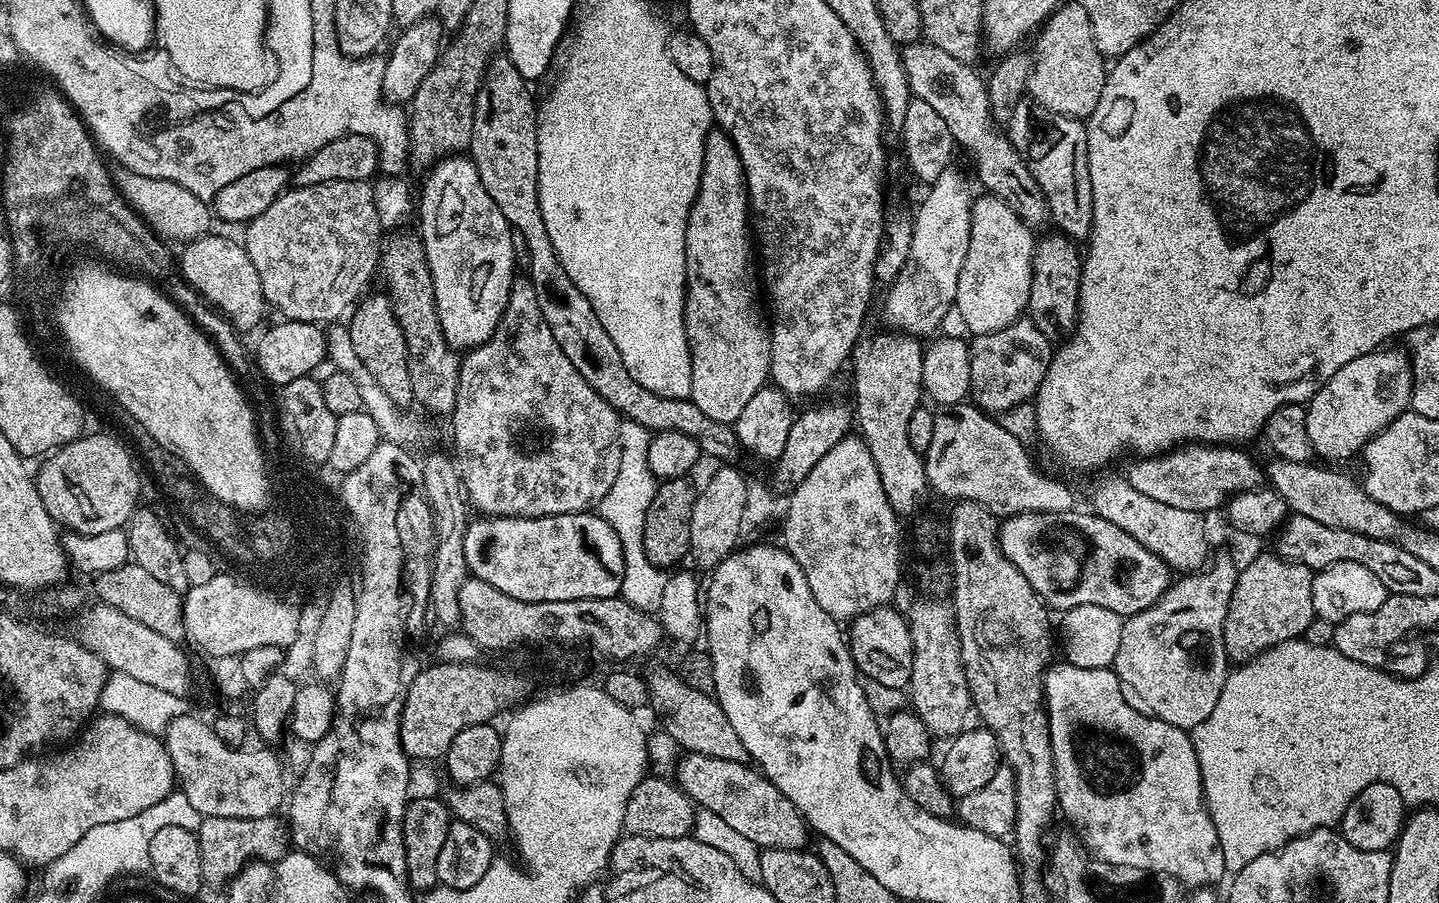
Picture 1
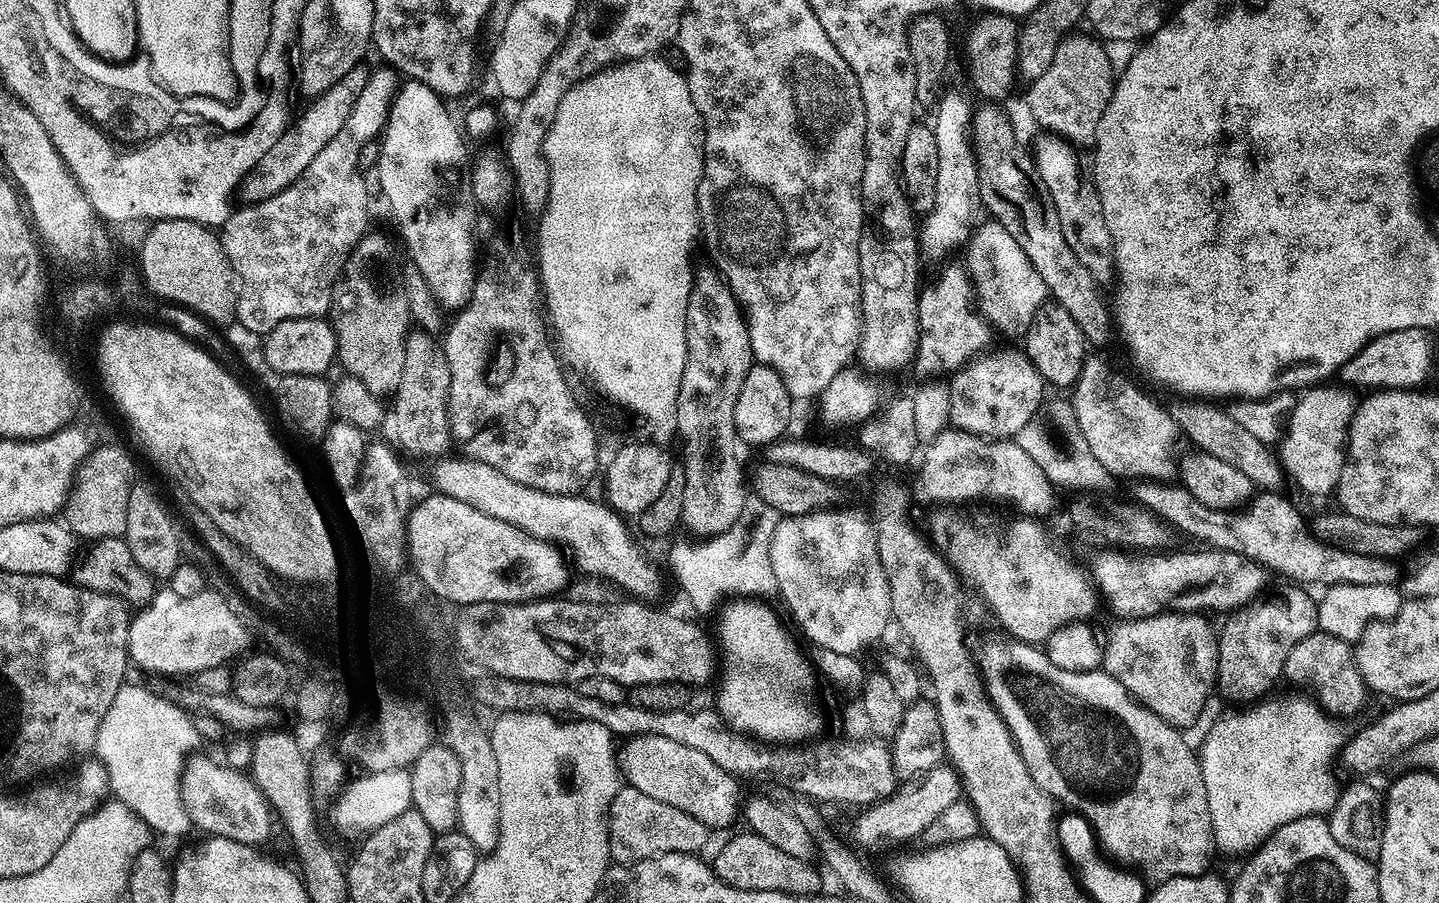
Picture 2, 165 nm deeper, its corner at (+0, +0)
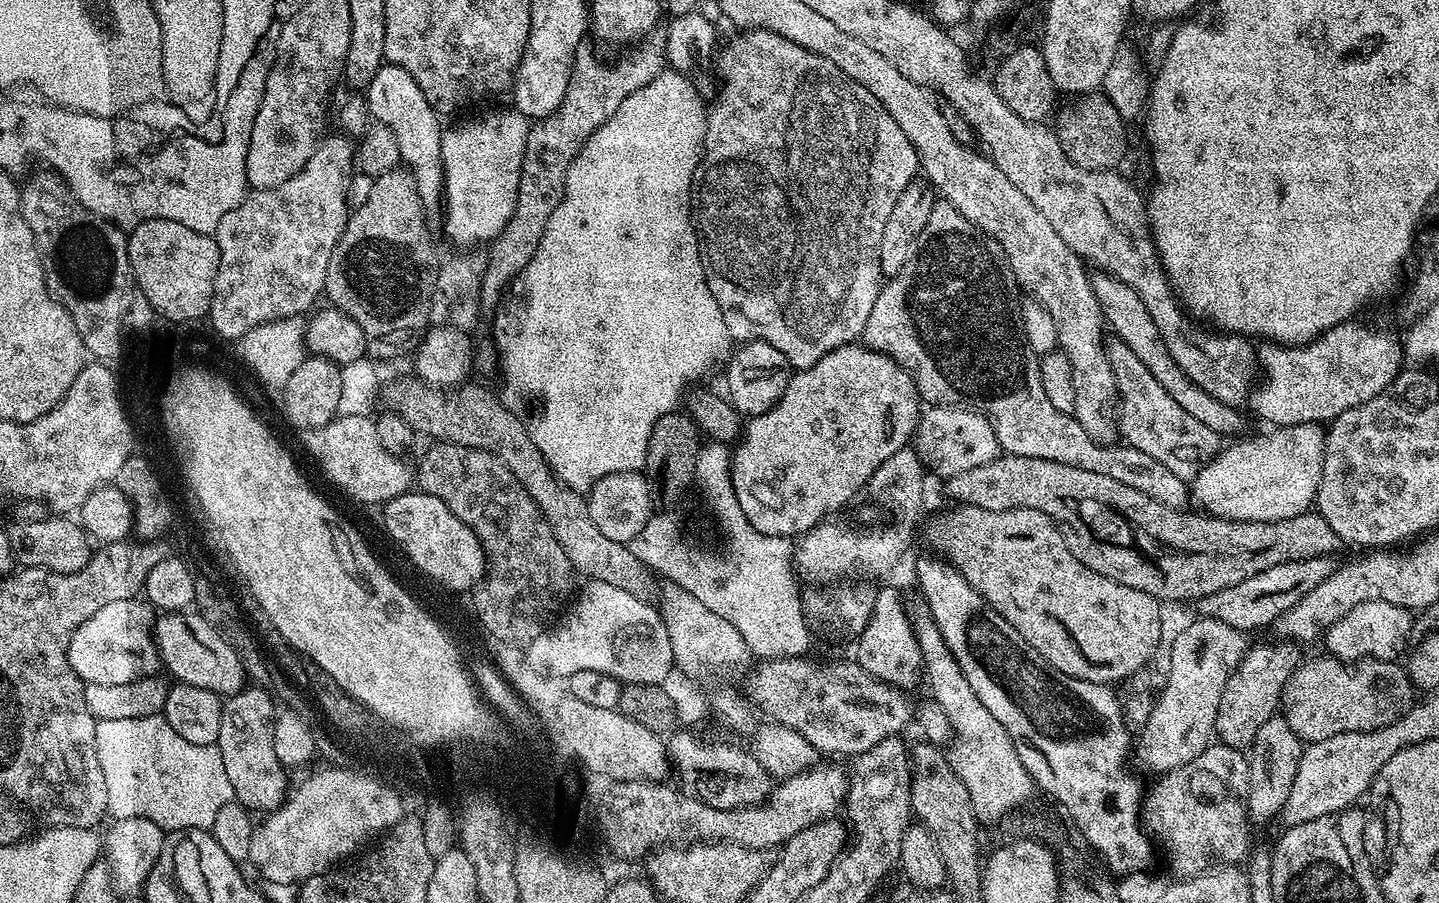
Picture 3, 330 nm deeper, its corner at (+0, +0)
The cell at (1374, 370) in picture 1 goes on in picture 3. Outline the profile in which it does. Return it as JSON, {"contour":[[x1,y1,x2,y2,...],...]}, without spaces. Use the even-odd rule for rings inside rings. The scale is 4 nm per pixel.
{"contour":[[1319,423,1285,424,1268,431,1272,432,1266,433,1265,436,1256,436,1253,440,1240,438,1229,443,1232,445,1221,450,1191,481,1191,499,1197,500,1207,515,1218,516,1221,520,1278,522,1282,518,1294,518,1315,505,1316,491,1322,478,1325,429]]}

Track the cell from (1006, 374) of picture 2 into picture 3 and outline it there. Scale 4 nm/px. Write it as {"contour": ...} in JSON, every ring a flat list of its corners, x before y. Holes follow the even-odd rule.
{"contour":[[964,406,925,407,916,425,914,447,925,469,929,473,937,472,940,478,962,474,976,466,986,466,986,462,1001,455,1000,443,991,420,983,412]]}

